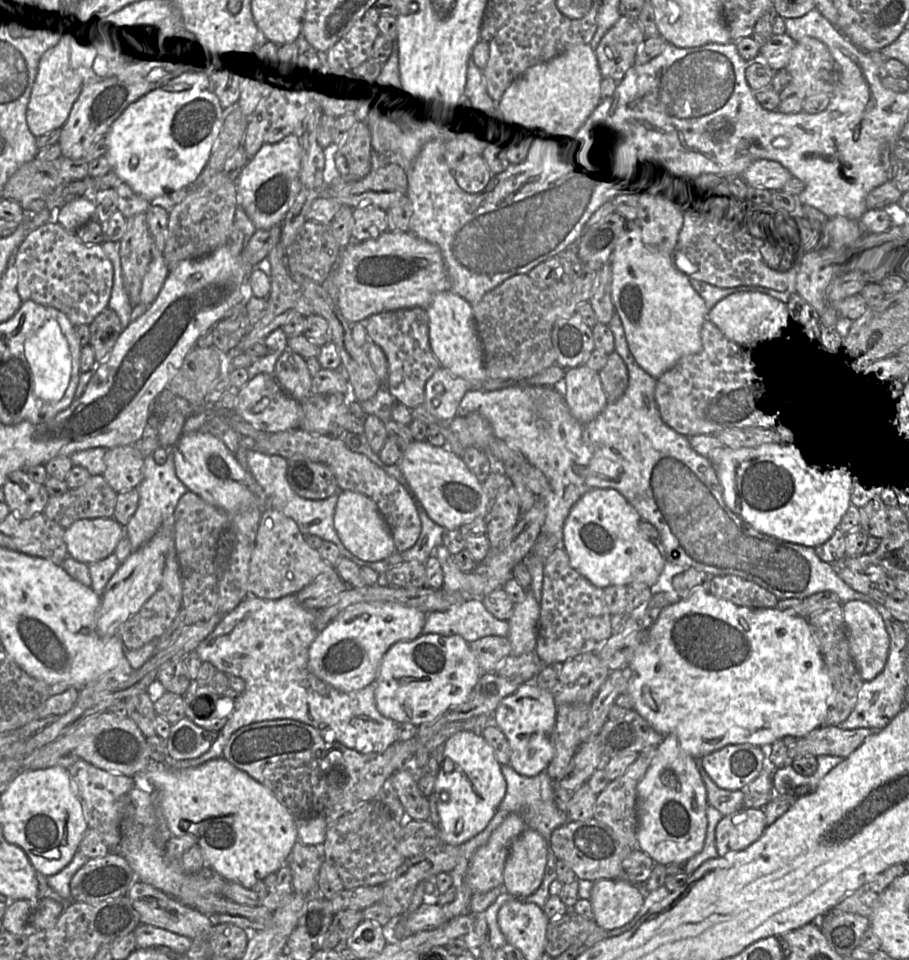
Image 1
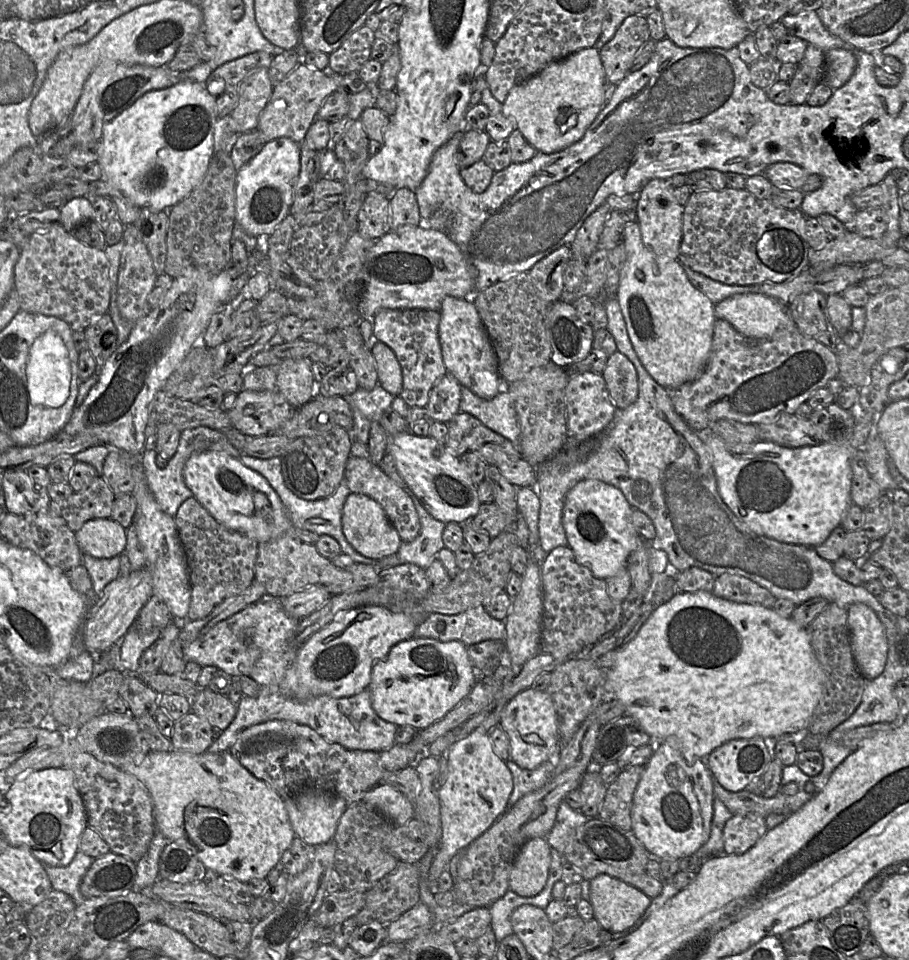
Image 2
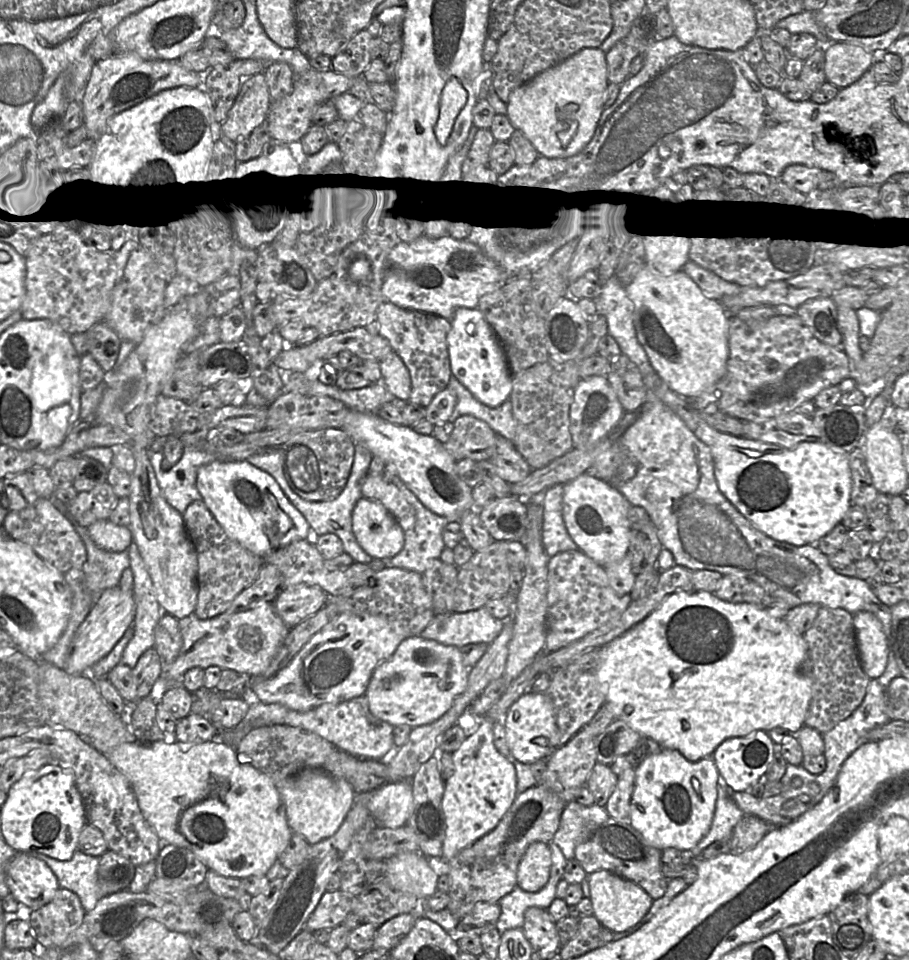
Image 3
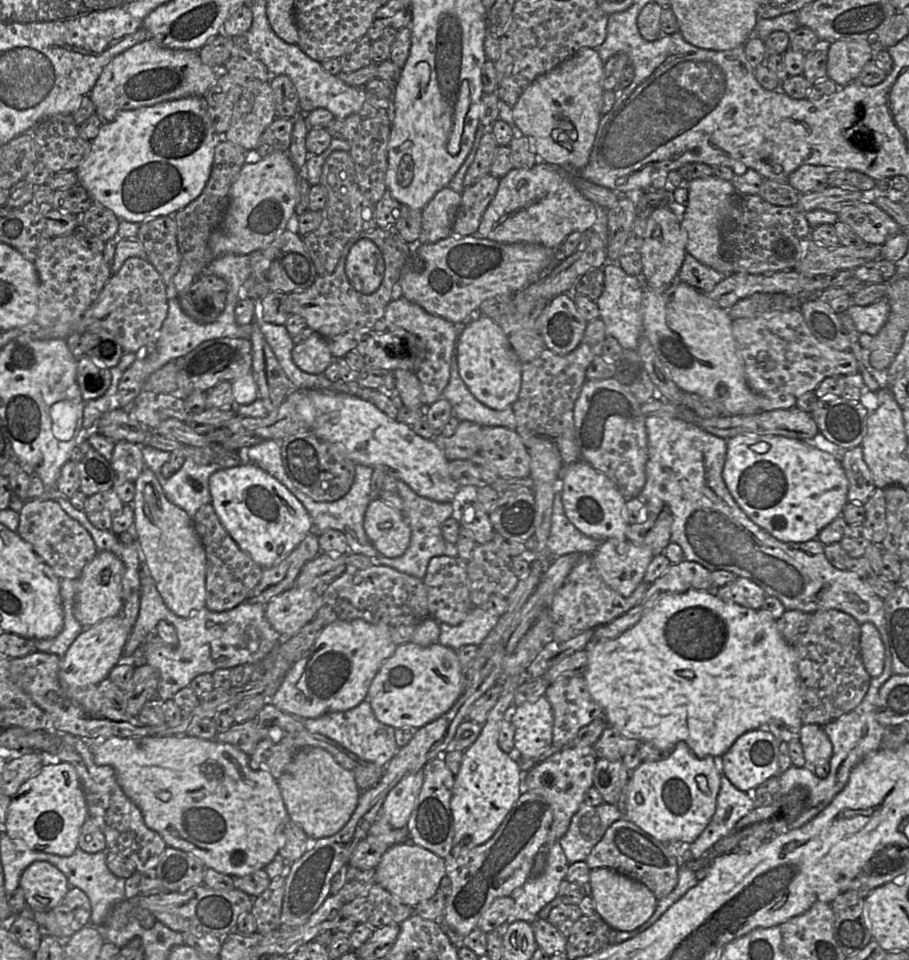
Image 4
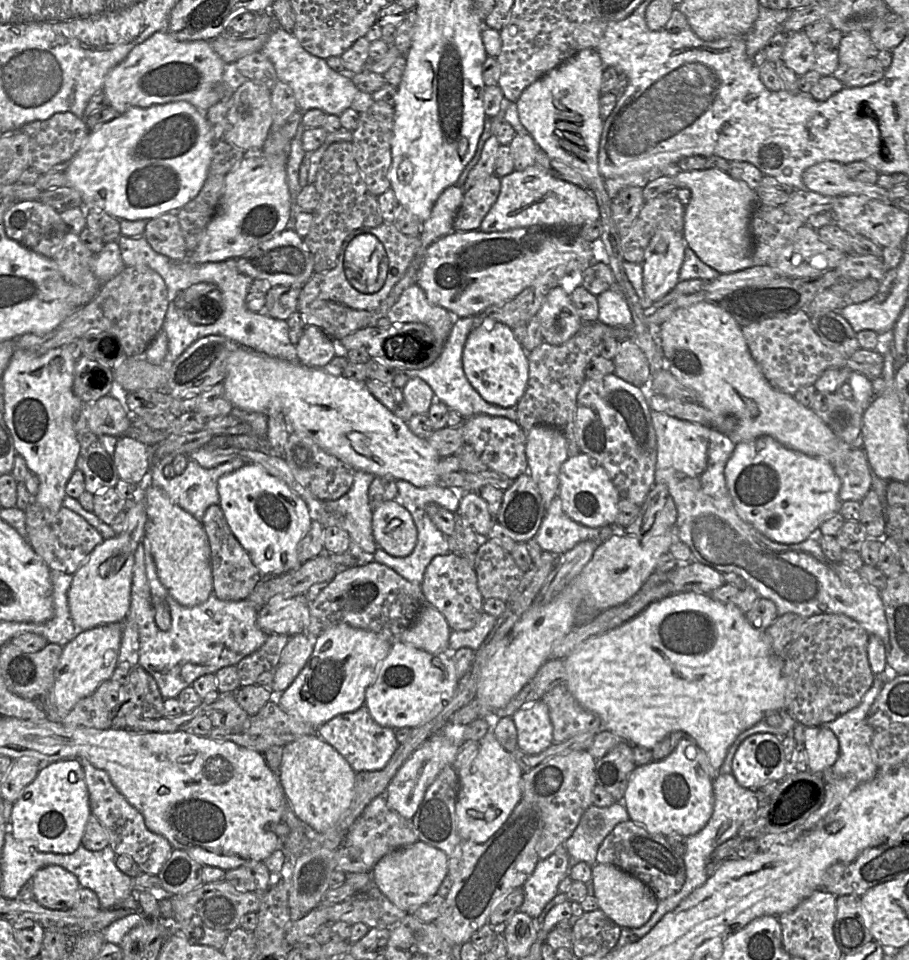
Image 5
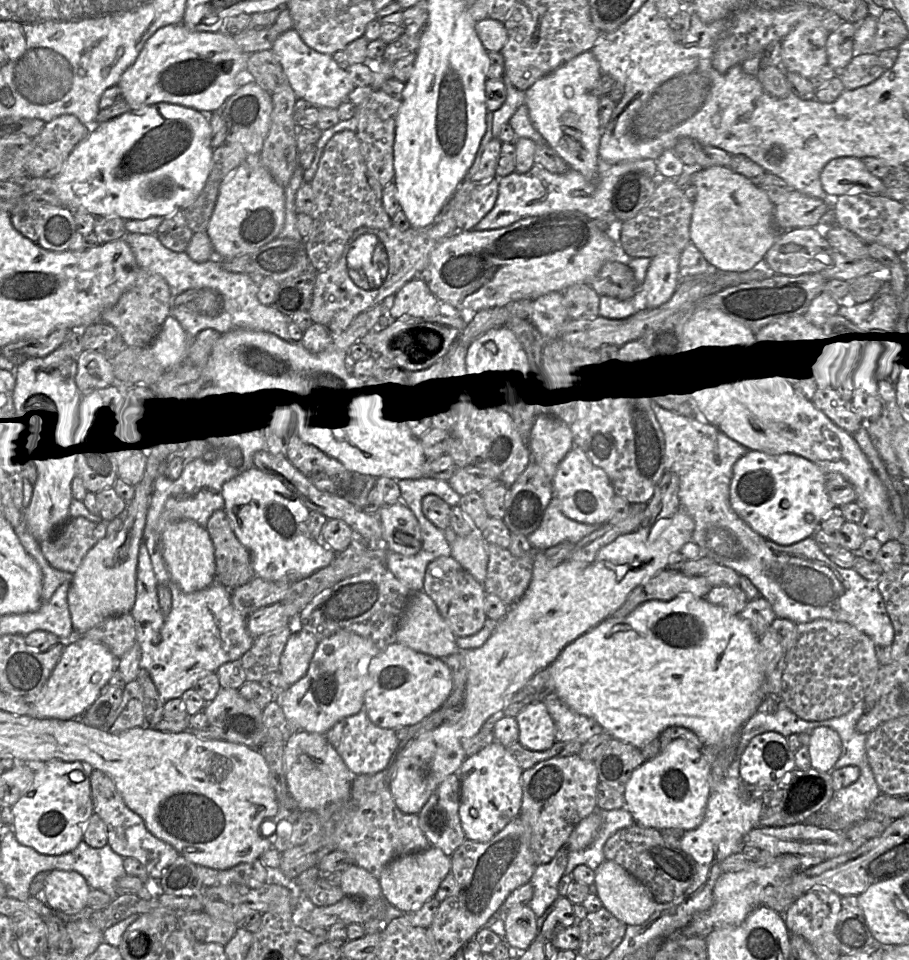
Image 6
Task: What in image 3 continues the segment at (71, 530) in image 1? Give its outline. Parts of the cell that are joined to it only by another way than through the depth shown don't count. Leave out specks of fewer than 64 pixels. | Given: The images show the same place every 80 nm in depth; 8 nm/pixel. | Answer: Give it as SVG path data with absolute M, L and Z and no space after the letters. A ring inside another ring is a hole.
M109 519L99 520L87 527L87 530L94 544L105 551L127 551L132 542L129 528L116 525Z

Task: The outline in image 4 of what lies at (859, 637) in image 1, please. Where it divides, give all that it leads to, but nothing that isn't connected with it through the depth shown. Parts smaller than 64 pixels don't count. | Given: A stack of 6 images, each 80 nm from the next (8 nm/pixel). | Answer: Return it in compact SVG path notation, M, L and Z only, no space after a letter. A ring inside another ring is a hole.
M871 622L861 625L861 658L871 678L879 676L884 669L885 648L880 632Z

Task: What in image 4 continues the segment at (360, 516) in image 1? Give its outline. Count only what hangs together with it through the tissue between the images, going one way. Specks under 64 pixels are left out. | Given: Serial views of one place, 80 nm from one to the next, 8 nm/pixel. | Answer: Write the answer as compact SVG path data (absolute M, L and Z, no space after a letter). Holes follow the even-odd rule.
M381 499L369 503L364 530L380 555L395 558L403 555L410 543L411 530L403 514Z

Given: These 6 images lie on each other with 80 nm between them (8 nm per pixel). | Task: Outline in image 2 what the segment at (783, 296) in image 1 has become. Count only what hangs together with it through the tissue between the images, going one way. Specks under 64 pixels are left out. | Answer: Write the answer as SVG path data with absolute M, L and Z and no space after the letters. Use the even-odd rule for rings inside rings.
M683 266L686 275L692 285L707 296L713 304L729 298L733 295L758 292L758 284L752 285L727 285L715 281L701 273L698 273L688 266Z

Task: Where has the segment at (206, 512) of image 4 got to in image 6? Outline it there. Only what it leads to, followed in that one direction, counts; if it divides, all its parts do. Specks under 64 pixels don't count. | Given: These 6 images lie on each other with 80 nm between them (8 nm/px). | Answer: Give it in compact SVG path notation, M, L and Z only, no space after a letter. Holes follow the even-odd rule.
M224 509L212 513L206 529L214 547L215 580L229 590L252 580L255 573L250 553L235 536Z

